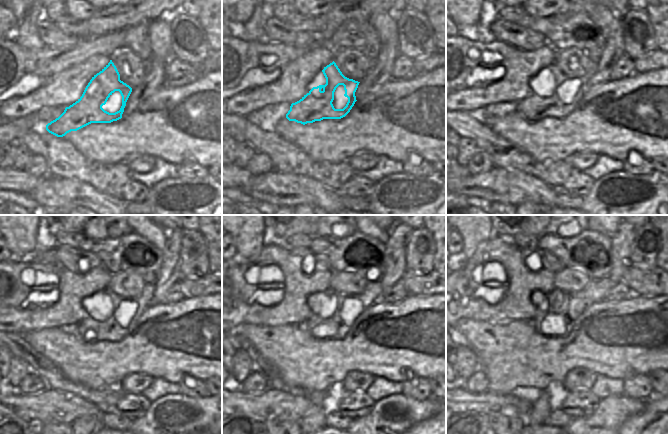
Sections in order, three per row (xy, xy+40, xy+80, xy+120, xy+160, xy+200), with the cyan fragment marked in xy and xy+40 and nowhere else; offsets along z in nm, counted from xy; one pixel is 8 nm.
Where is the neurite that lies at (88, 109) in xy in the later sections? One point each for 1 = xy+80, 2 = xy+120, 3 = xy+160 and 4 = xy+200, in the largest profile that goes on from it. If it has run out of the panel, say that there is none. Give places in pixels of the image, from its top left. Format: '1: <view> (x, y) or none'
1: xy+80 (533, 108)
2: xy+120 (91, 330)
3: xy+160 (353, 304)
4: xy+200 (574, 303)

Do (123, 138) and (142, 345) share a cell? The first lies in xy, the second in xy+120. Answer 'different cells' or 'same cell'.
same cell

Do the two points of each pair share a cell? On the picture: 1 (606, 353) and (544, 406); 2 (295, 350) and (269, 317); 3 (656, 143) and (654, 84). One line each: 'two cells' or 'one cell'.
1: two cells
2: two cells
3: one cell

